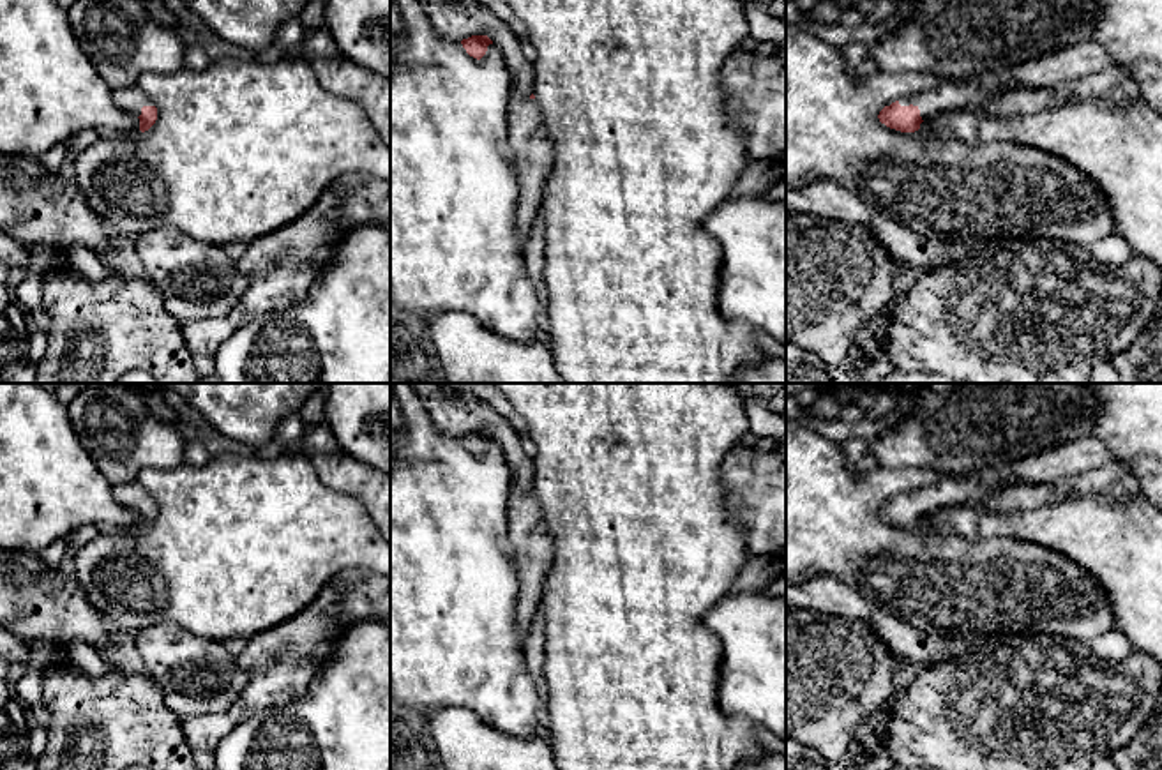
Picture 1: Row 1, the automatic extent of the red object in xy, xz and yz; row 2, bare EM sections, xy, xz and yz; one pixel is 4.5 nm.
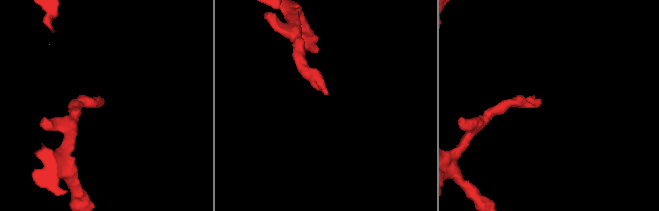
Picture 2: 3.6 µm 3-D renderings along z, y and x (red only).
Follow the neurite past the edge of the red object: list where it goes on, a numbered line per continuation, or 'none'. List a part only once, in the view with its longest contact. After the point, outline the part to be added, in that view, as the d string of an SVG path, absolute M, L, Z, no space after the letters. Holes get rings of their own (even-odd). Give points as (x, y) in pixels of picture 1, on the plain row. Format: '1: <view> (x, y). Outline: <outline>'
1: yz (1072, 458). Outline: M1095 436L1079 438L1017 459L1005 466L947 475L939 482L899 494L901 502L917 502L924 517L952 505L978 505L984 498L1003 491L998 484L1010 480L1017 486L1049 484L1083 472L1105 466L1111 450Z

